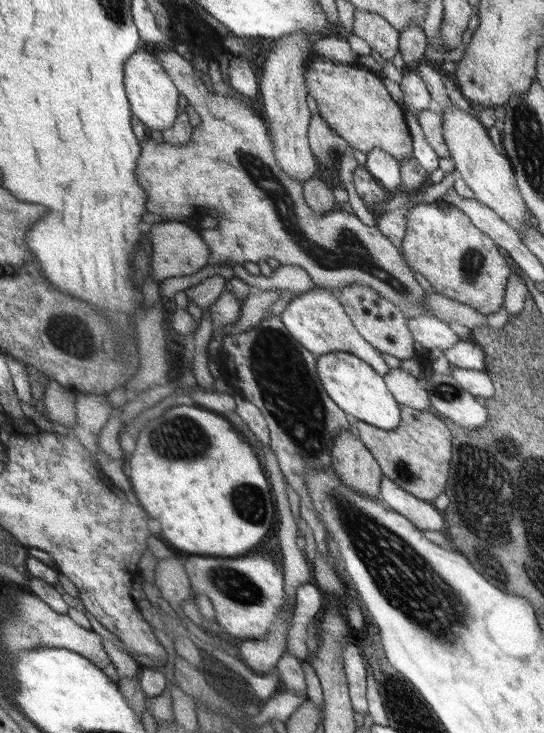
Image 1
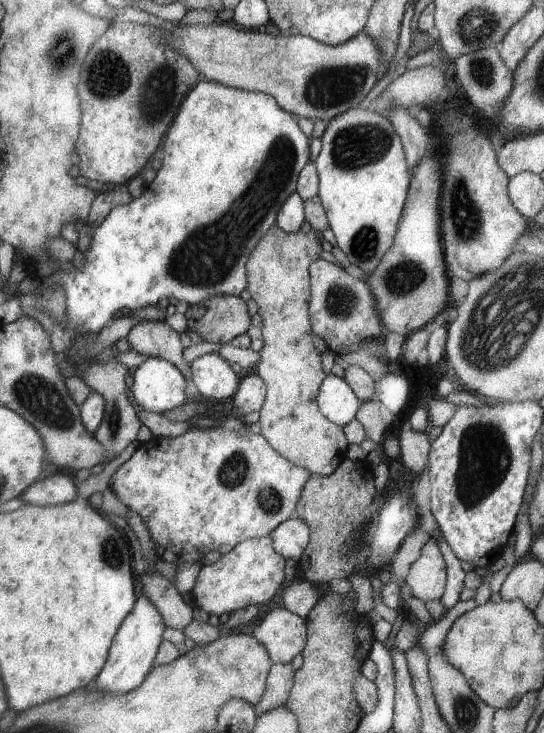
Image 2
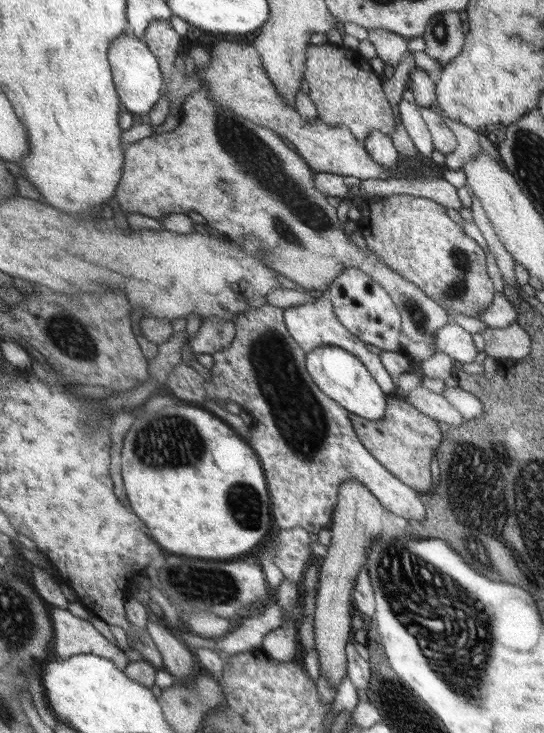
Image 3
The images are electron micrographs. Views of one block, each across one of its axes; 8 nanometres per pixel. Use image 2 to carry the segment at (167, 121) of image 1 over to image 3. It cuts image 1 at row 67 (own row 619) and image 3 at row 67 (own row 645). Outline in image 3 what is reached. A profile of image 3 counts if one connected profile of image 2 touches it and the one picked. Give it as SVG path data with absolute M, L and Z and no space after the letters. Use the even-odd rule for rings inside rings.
M121 34L115 38L109 46L107 58L110 63L110 71L114 79L114 87L118 93L122 109L136 116L137 119L145 119L147 113L161 93L163 83L161 67L158 59L151 53L149 47L143 40L135 38L131 34Z

